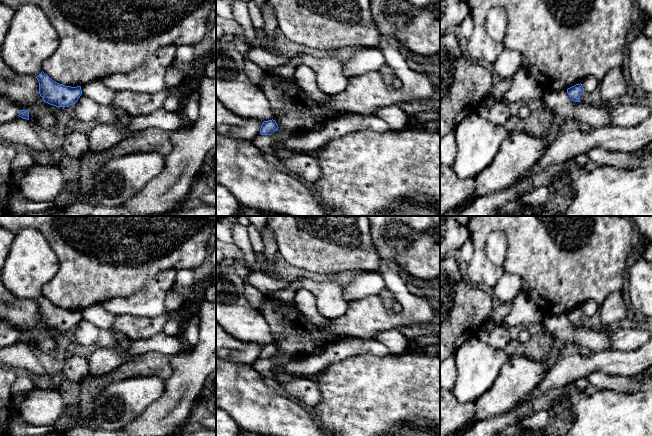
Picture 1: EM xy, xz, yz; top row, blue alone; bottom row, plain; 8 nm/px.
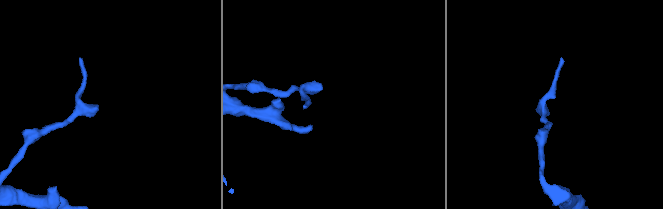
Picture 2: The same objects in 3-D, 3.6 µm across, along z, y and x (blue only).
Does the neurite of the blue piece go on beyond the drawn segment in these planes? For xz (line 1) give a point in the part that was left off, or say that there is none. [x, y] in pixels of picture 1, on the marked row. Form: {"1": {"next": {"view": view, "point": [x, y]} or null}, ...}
{"1": {"next": null}}

